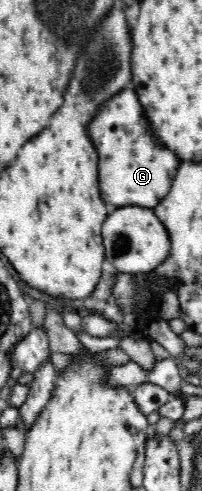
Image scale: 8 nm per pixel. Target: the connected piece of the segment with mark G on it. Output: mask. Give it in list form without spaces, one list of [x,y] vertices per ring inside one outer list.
[[[123,88],[119,94],[103,100],[103,104],[97,104],[94,110],[95,116],[87,120],[87,134],[99,154],[99,188],[103,200],[115,206],[157,206],[171,188],[177,160],[153,138],[137,94],[131,88]]]

